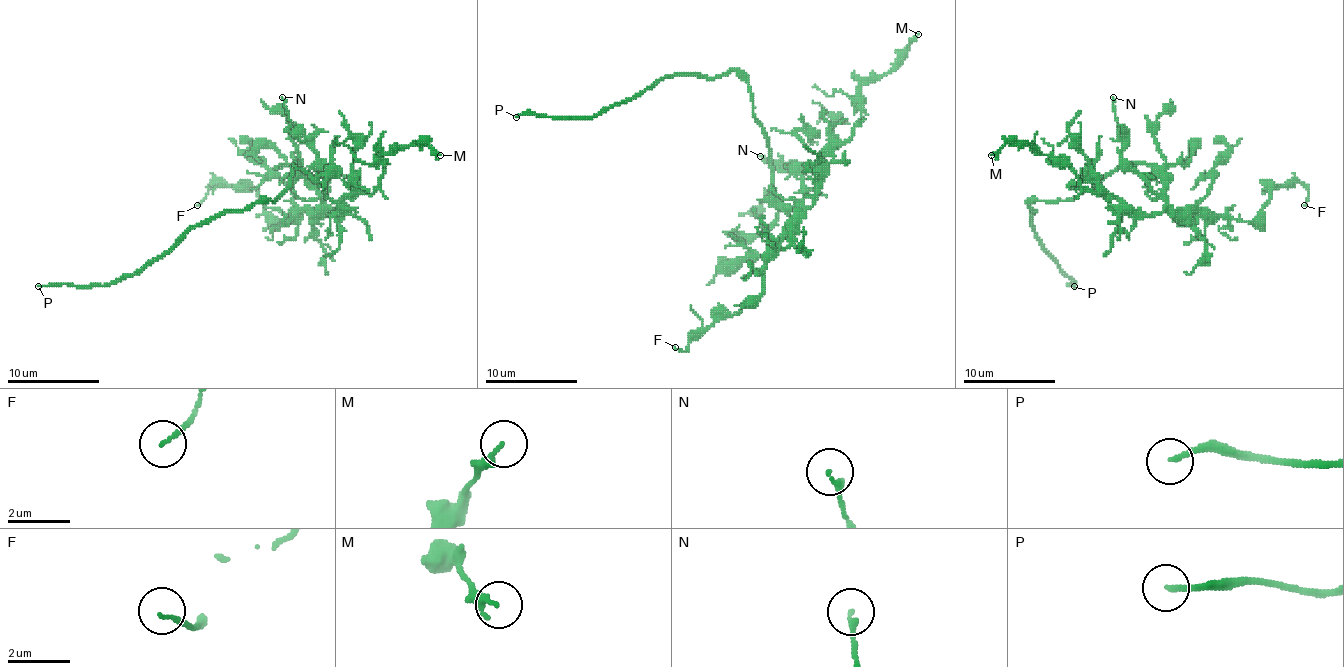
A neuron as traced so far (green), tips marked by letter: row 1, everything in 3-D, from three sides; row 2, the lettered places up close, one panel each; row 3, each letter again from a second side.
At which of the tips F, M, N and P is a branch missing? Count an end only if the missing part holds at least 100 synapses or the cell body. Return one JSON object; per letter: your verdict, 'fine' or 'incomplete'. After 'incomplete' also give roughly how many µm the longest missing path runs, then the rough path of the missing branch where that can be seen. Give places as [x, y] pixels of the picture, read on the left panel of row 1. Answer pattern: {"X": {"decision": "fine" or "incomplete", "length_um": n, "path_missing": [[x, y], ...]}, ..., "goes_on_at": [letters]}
{"F": {"decision": "fine"}, "M": {"decision": "fine"}, "N": {"decision": "fine"}, "P": {"decision": "incomplete", "length_um": 20}, "goes_on_at": ["P"]}

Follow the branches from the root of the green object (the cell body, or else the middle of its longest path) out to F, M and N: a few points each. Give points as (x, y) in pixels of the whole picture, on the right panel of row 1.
F: (1108, 175), (1147, 164), (1175, 210), (1228, 219), (1253, 221), (1274, 189), (1297, 182), (1308, 191), (1304, 205)
M: (1108, 175), (1147, 164), (1163, 182), (1166, 207), (1136, 214), (1030, 145), (1007, 143), (991, 155)
N: (1108, 175), (1129, 164), (1147, 164), (1163, 189), (1156, 194), (1122, 157), (1122, 132), (1113, 97)

